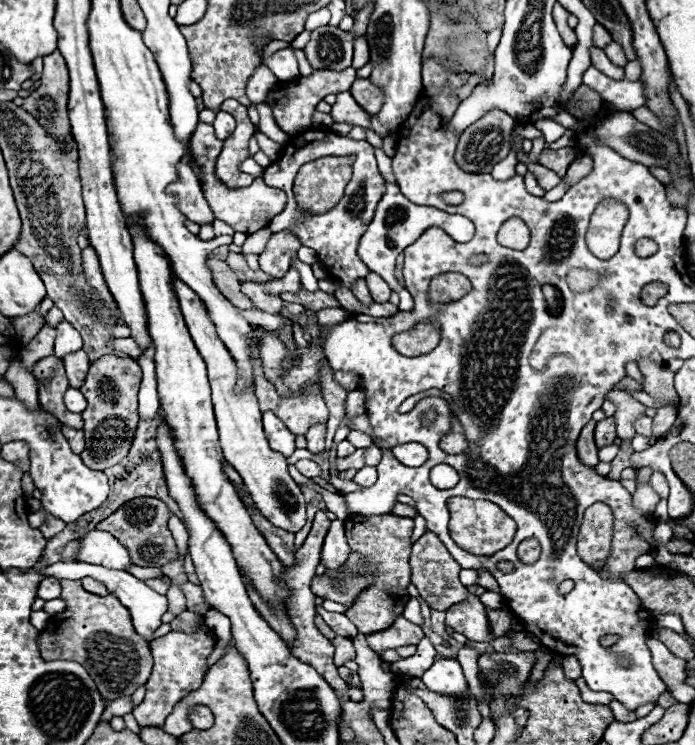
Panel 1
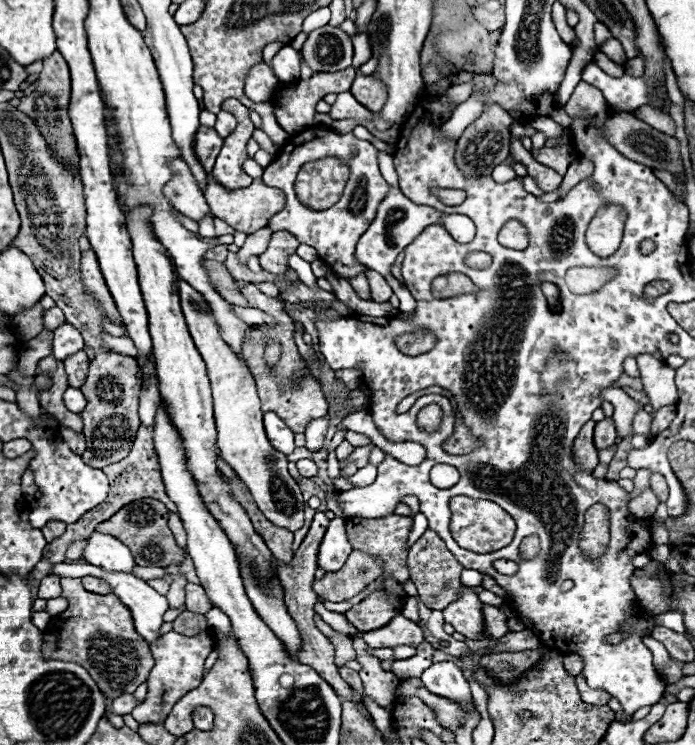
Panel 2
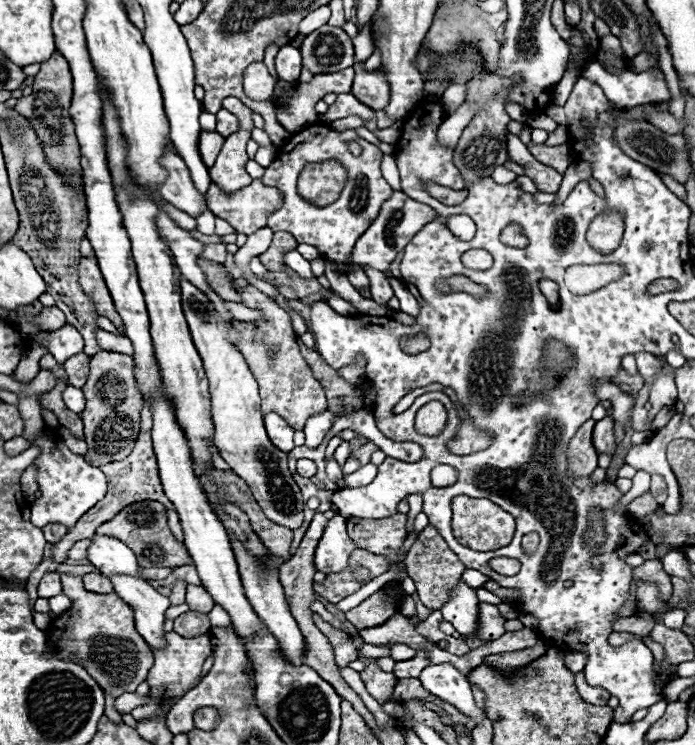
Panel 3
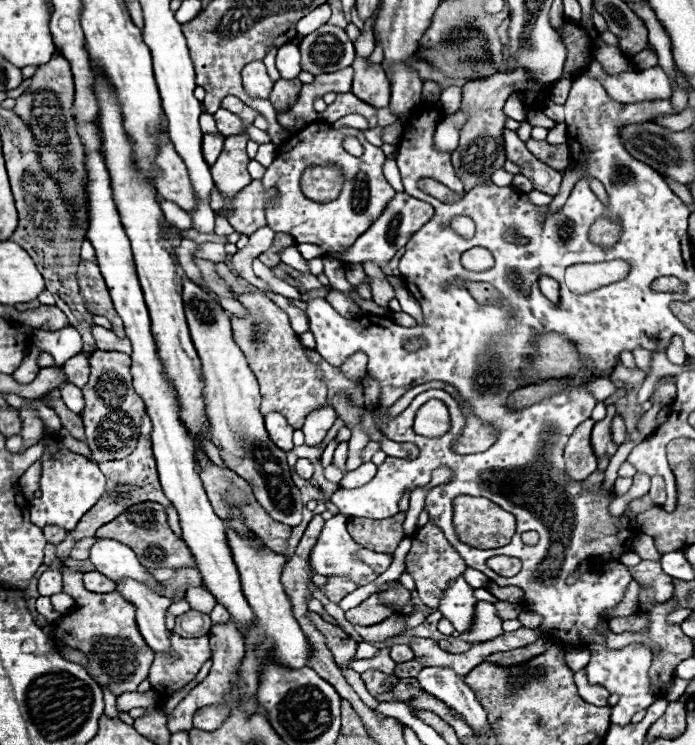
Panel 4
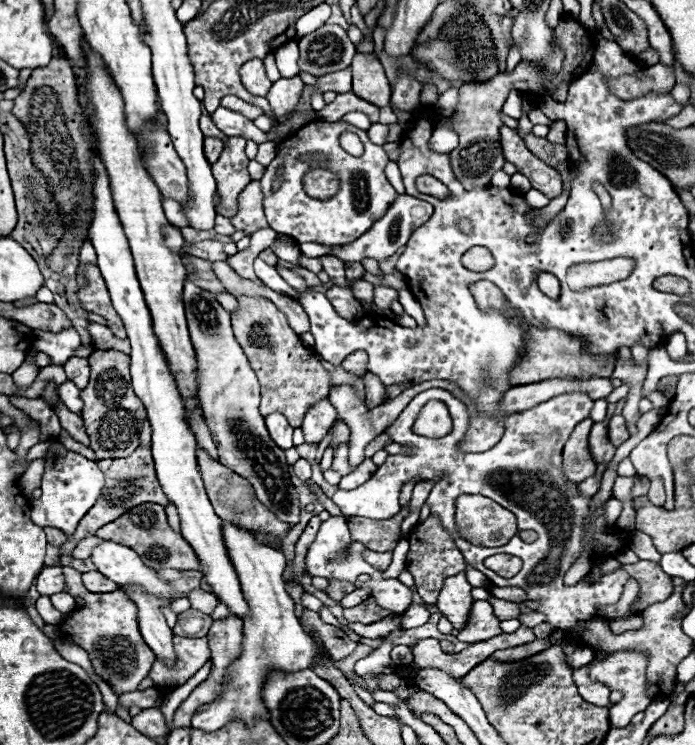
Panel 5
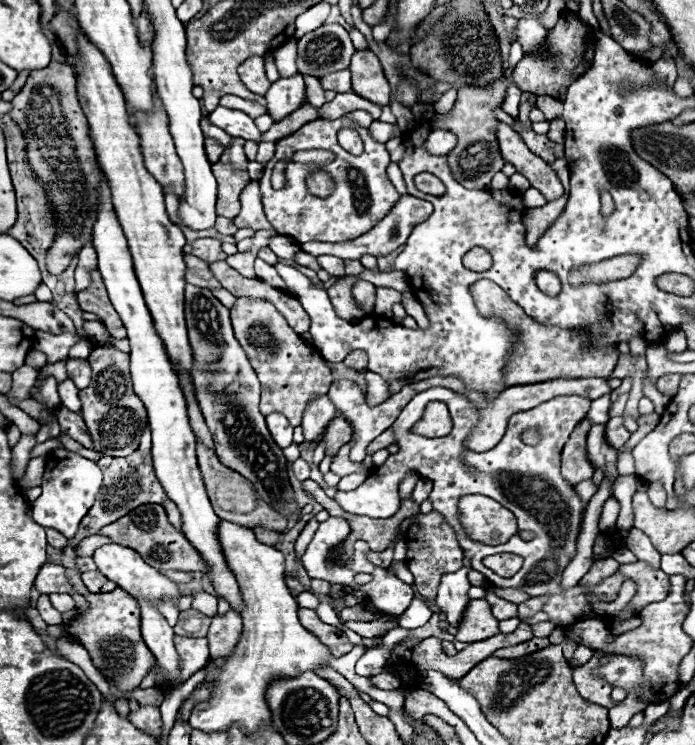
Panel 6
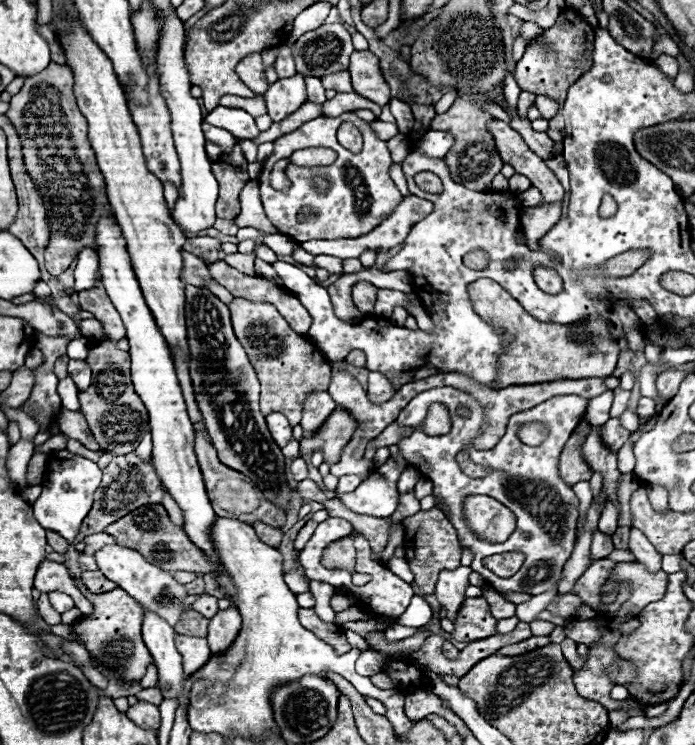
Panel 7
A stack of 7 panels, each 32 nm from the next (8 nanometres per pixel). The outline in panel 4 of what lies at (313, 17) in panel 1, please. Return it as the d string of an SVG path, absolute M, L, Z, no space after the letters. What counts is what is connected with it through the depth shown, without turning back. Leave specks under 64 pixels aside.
M328 4L318 6L316 10L312 10L310 14L306 14L306 16L298 22L298 34L300 34L300 36L306 36L306 34L314 32L316 28L324 26L324 24L328 22L328 18L330 18L330 6L328 6Z

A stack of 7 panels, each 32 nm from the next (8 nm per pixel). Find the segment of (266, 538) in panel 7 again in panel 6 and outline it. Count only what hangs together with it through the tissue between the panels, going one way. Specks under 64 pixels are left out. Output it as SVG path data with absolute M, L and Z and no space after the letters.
M256 528L254 532L256 532L258 540L262 540L262 544L270 544L270 546L276 546L280 542L280 538L282 538L280 534L276 534L272 530L264 530L264 528Z

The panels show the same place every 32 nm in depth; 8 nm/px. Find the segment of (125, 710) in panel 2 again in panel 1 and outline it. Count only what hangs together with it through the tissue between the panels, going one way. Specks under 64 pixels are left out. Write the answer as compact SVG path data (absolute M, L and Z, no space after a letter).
M124 696L124 698L112 700L110 704L106 704L104 714L100 716L100 722L110 722L114 716L124 716L124 714L128 714L128 712L132 712L130 696Z

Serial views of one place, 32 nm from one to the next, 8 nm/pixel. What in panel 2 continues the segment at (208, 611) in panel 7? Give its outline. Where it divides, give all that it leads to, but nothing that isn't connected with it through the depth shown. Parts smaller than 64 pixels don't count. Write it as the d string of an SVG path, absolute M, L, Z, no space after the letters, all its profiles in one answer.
M186 584L186 586L184 586L184 590L186 590L186 608L188 608L190 612L206 614L206 612L212 608L212 604L210 604L210 600L206 598L206 594L204 594L204 588L202 588L202 586Z

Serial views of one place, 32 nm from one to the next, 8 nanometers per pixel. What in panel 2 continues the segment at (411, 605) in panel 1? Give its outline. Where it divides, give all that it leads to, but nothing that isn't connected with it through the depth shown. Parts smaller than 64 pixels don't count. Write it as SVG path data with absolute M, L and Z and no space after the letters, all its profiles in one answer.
M410 596L402 608L402 616L406 616L408 620L420 624L420 616L418 616L418 600L414 596Z

